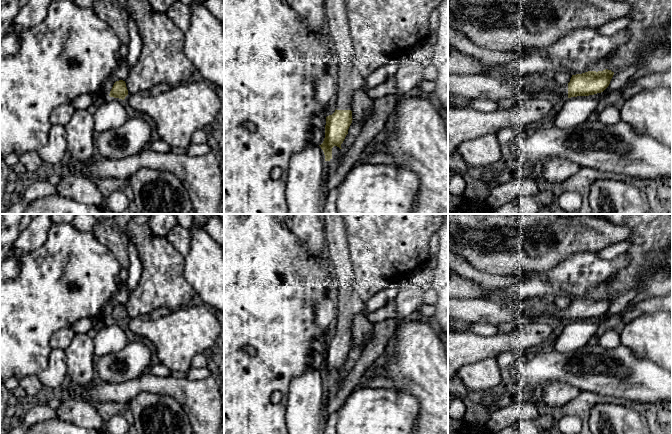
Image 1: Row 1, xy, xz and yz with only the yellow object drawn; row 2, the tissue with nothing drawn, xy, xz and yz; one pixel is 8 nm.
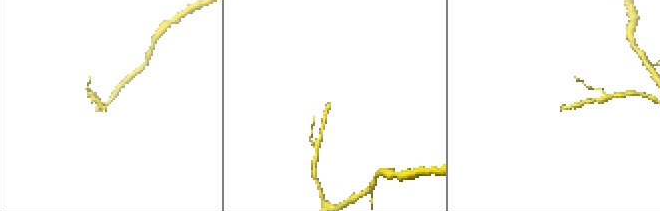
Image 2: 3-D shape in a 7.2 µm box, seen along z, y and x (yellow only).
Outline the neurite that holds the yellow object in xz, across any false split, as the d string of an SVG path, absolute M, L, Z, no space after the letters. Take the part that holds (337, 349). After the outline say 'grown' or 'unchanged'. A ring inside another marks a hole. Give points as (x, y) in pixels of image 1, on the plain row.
M324 214L325 255L334 276L334 301L336 334L326 341L325 362L321 373L325 385L332 383L332 372L341 372L352 347L351 328L353 318L365 314L366 302L361 299L361 291L355 286L354 272L350 261L348 242L342 214Z; grown

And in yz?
M611 294L588 295L572 299L567 309L555 305L547 297L525 299L518 303L505 303L497 298L448 298L448 318L470 324L490 323L498 326L515 326L528 320L556 319L561 325L577 320L603 316L614 299Z; grown

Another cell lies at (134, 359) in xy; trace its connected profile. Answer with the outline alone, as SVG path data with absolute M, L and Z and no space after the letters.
M138 339L129 340L118 352L96 358L97 380L118 384L133 380L148 371L151 365L152 349Z

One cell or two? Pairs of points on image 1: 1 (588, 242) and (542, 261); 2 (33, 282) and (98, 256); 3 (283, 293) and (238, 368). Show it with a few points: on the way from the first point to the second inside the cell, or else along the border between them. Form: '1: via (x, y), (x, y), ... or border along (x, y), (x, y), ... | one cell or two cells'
1: via (577, 241), (565, 241), (557, 249), (553, 250) | one cell
2: via (49, 282), (61, 282), (82, 272) | one cell
3: via (264, 312), (236, 340), (236, 349) | one cell

